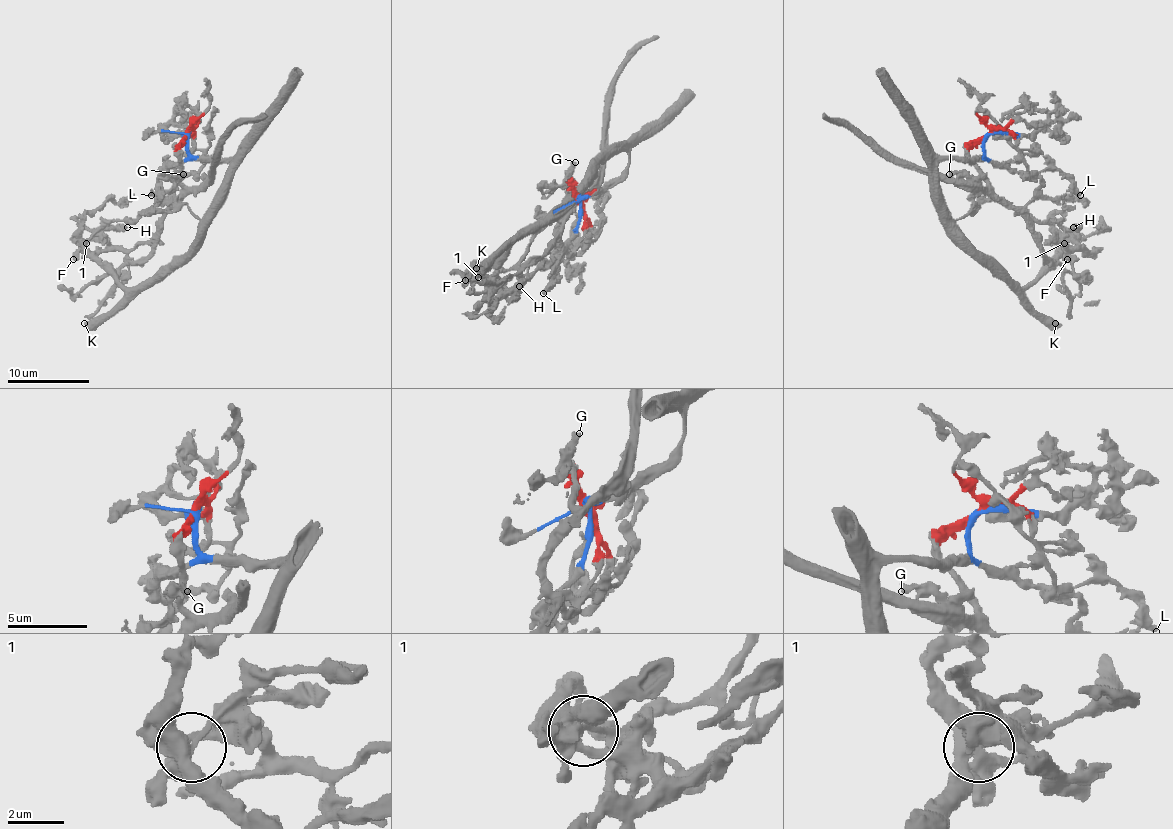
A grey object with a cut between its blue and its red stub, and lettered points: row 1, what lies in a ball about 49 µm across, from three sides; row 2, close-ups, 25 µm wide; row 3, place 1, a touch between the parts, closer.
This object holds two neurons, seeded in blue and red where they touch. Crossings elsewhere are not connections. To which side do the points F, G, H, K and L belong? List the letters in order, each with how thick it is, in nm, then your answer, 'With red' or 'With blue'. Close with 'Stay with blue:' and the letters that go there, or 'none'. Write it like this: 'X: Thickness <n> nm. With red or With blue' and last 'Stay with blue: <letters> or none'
F: Thickness 480 nm. With red
G: Thickness 340 nm. With blue
H: Thickness 480 nm. With red
K: Thickness 500 nm. With blue
L: Thickness 320 nm. With blue
Stay with blue: G, K, L

